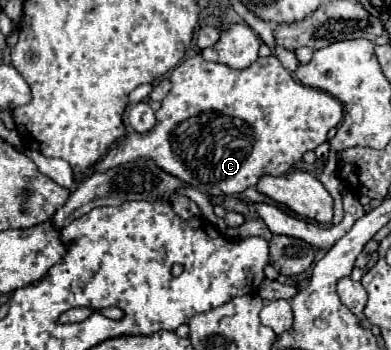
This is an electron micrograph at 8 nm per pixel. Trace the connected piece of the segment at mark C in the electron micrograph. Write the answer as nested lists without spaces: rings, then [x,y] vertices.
[[[271,54],[259,58],[245,70],[233,70],[225,64],[207,62],[203,56],[187,58],[171,72],[171,92],[157,110],[157,124],[143,134],[129,134],[121,138],[105,158],[101,158],[93,170],[107,172],[125,162],[139,158],[151,158],[165,172],[181,178],[205,194],[237,194],[249,186],[257,186],[261,176],[281,176],[305,152],[315,150],[327,140],[327,132],[335,128],[343,118],[343,104],[323,90],[315,90],[297,82],[289,70]]]

